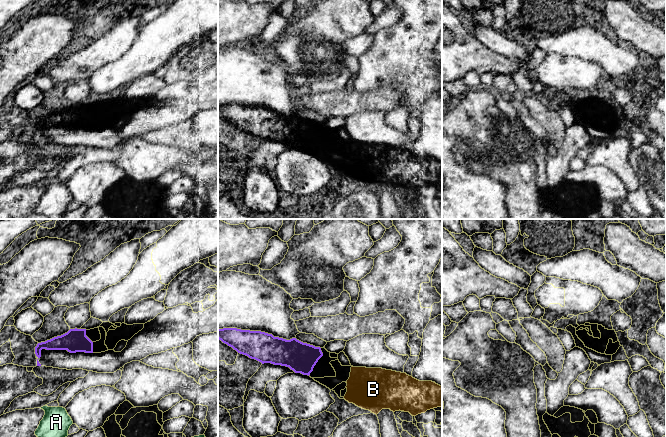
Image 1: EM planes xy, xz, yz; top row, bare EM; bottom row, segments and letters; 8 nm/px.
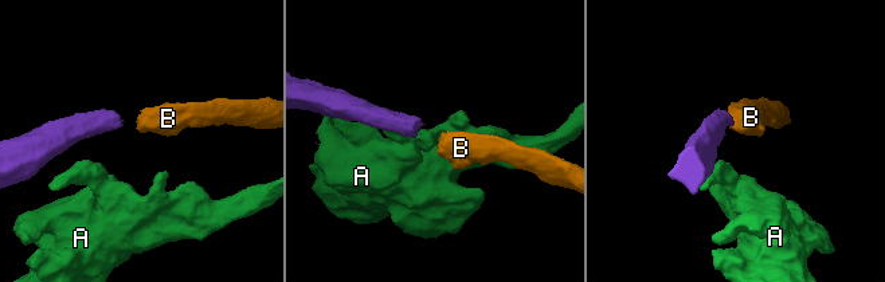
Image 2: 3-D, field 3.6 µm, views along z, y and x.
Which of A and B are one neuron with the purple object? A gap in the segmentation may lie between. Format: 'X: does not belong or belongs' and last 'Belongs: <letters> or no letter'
A: does not belong
B: belongs
Belongs: B

